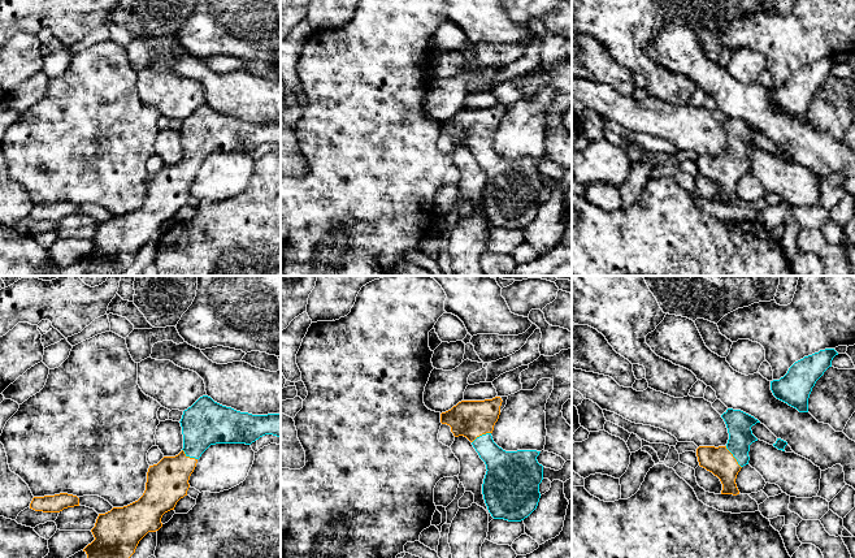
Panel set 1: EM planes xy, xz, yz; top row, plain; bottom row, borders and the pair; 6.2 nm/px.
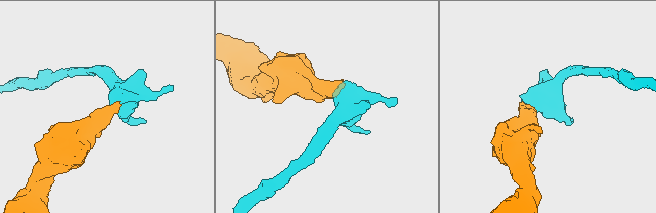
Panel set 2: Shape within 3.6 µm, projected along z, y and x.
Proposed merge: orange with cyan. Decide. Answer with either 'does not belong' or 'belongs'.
belongs

